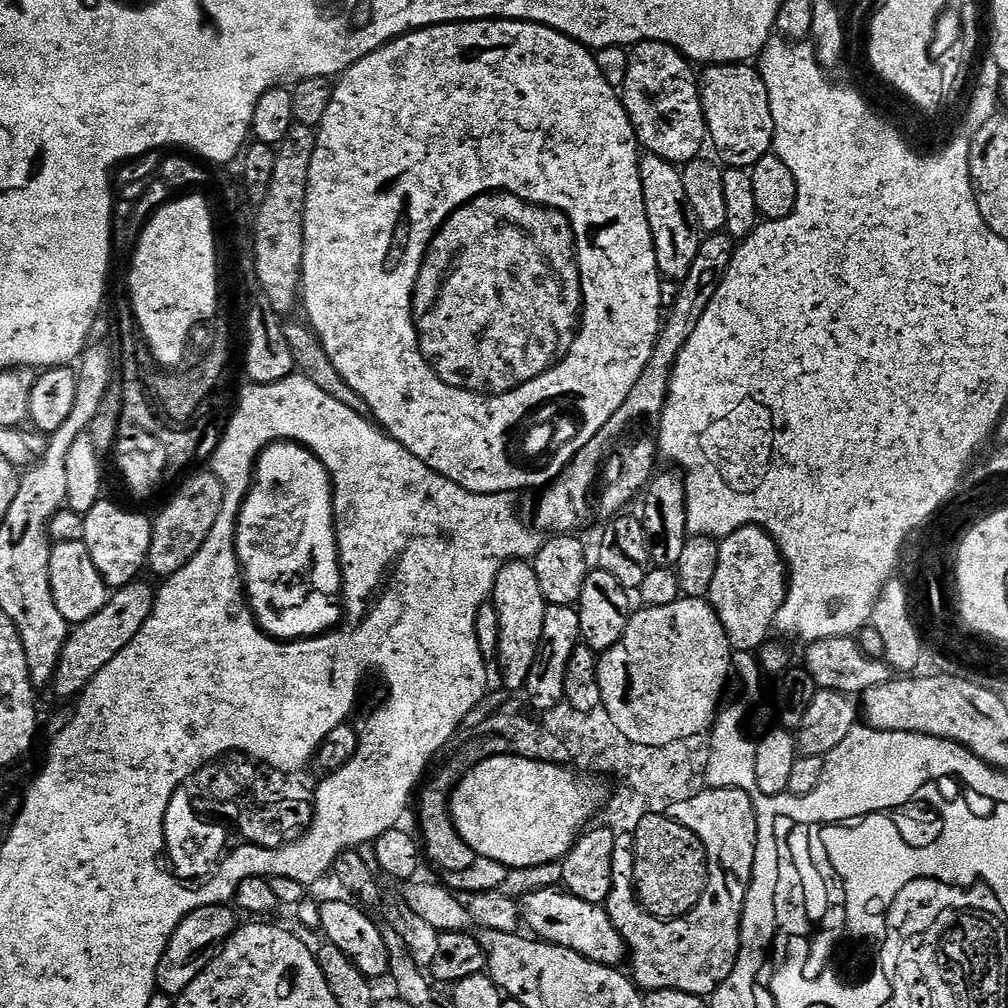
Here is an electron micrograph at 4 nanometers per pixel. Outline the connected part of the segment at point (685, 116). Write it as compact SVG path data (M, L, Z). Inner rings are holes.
M641 40L628 53L624 108L632 119L639 147L677 166L697 159L709 139L708 123L700 101L700 85L693 65L678 49L657 40Z

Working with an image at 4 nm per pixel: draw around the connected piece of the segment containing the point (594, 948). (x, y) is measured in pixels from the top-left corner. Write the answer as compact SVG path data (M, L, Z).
M559 887L540 889L522 900L522 920L528 923L527 931L535 939L556 944L559 948L574 950L587 960L605 964L608 968L623 965L626 960L626 945L622 934L614 928L607 910L599 904L591 904Z

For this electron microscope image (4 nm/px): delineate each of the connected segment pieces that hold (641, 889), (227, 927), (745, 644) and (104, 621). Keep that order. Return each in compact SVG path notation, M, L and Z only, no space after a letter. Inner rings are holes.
M666 814L640 816L632 833L635 838L634 886L639 903L659 922L684 917L707 889L708 863L703 842Z
M227 903L202 906L176 927L156 971L156 986L161 993L178 998L184 993L186 986L190 986L190 982L194 982L194 978L202 974L202 970L208 967L210 953L219 949L236 931L238 921L235 914L237 915Z
M740 528L734 534L719 541L718 570L714 570L714 582L710 582L707 601L717 612L725 634L733 649L741 652L752 652L759 649L769 639L768 631L772 623L777 623L780 607L786 603L786 565L780 548L775 540L763 528Z
M133 582L125 588L115 589L108 601L93 617L75 625L68 633L68 640L56 666L54 685L60 696L79 697L89 680L92 680L110 661L142 630L156 604L156 592L148 584Z

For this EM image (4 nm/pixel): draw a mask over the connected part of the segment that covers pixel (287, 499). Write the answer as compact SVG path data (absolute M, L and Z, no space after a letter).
M272 448L268 456L262 456L258 462L255 482L253 488L243 497L241 506L237 513L235 535L238 538L238 545L241 556L244 556L244 563L248 564L248 576L252 580L252 597L256 600L256 610L260 612L261 620L272 628L272 632L288 632L288 636L301 635L304 639L311 639L313 636L323 635L325 632L337 627L344 616L344 610L338 598L342 596L343 576L340 570L339 548L336 544L335 512L332 506L332 480L328 468L323 463L316 464L310 456L304 456L297 448Z

